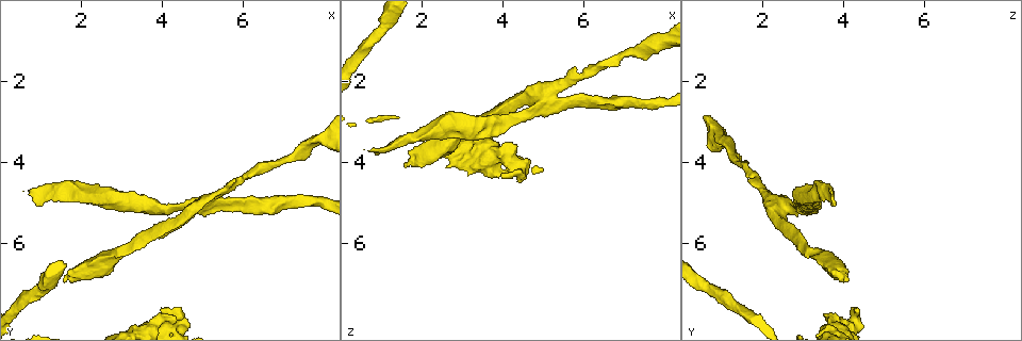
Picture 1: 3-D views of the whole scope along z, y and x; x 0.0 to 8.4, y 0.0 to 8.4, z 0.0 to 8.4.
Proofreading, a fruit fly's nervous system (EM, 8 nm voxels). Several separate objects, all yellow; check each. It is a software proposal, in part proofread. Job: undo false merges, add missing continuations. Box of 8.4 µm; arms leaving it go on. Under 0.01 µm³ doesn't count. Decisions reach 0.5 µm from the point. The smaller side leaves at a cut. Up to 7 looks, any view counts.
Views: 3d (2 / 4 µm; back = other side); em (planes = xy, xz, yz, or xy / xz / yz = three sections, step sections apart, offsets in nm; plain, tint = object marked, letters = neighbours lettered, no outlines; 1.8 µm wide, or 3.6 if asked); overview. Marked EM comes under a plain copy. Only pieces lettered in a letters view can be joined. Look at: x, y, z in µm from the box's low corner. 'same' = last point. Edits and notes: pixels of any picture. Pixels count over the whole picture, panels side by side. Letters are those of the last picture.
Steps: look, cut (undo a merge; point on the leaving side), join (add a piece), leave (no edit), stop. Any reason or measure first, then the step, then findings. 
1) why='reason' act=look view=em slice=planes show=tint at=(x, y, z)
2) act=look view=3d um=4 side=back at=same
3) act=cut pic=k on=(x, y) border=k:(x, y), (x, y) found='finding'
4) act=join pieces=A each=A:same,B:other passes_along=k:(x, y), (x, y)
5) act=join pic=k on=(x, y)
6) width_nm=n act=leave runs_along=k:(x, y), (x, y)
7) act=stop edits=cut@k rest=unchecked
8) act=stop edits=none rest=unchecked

why='an open end' act=look view=3d um=2 at=(4.05, 7.65, 4.30)

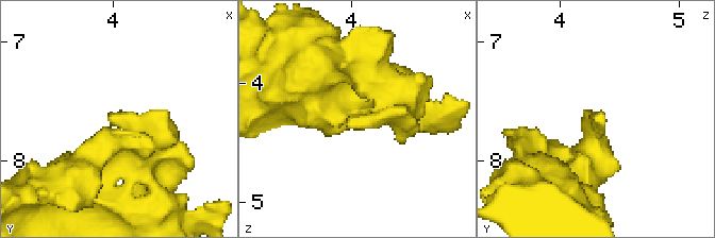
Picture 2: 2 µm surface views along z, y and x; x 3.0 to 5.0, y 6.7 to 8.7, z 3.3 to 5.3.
act=look view=em slice=planes show=letters at=(4.02, 7.60, 4.30)

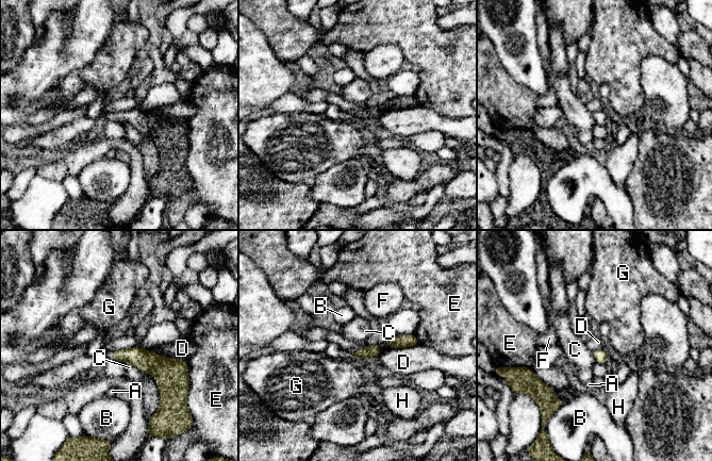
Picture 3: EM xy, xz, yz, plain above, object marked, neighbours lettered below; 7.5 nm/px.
act=leave each=A:other,B:other,C:other,D:other,E:other,F:other,G:other,H:other border=3:(146, 349), (185, 361) found='none of them fits'

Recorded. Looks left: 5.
why='long arm stops here' act=look view=em slice=planes show=letters at=(1.60, 6.85, 4.10)

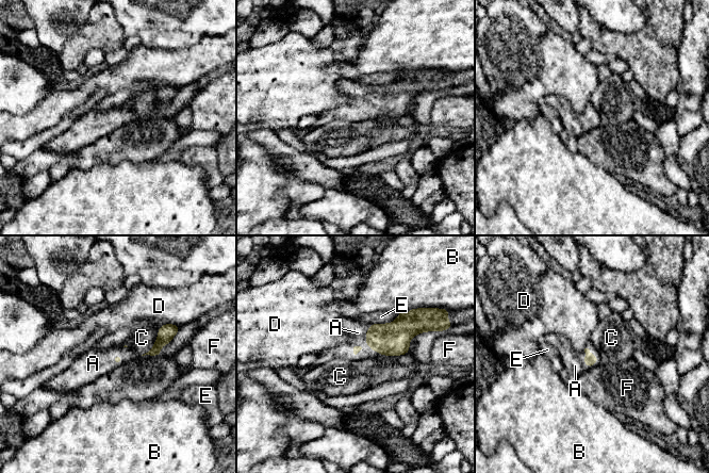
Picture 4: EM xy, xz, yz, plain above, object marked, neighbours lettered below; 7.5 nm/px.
act=join pieces=A each=A:same,B:other,C:other,D:other,E:other,F:other passes_along=4:(393, 339), (366, 341), (358, 332) found='the cell continues'

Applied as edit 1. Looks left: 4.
why='redraw' act=look view=overview

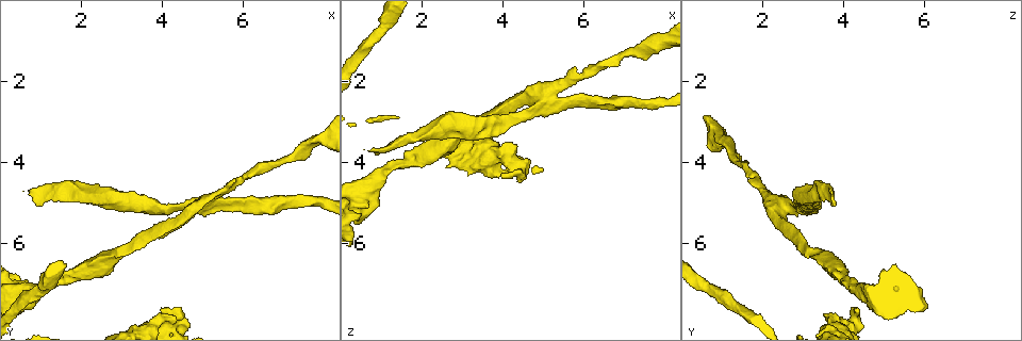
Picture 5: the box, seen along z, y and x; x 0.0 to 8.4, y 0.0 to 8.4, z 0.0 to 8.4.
why='looks like a crossing' act=look view=em slice=xz step=4 show=tint at=(4.65, 5.20, 2.25)

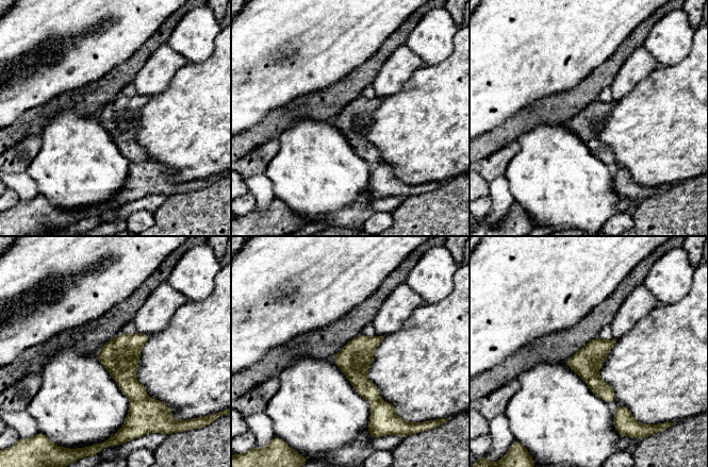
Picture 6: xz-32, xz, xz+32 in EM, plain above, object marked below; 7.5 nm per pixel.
why='cut it another way' act=look view=em slice=planes show=tint at=same

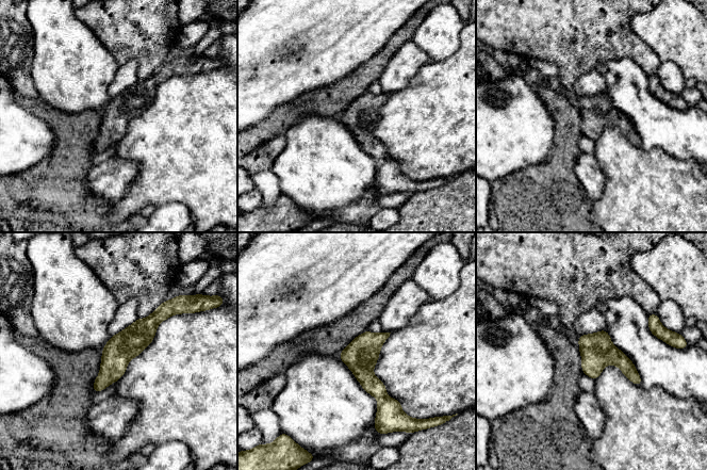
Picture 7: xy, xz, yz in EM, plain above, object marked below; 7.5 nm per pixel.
why='see the neighbours' act=look view=em slice=planes show=letters at=same

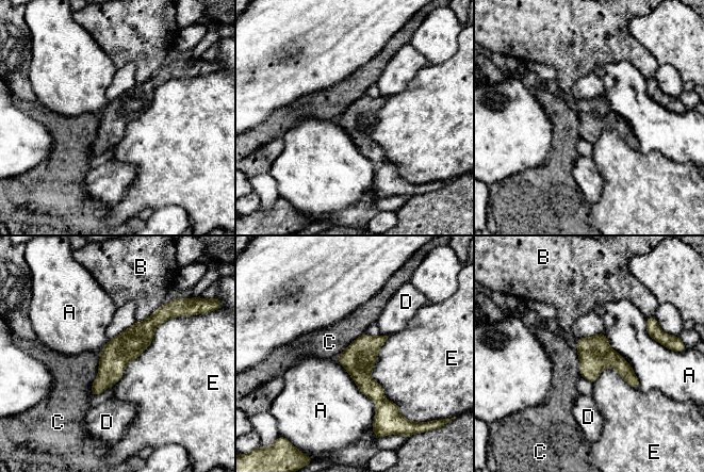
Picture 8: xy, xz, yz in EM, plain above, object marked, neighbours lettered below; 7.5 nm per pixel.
act=leave each=A:other,B:other,C:other,D:other,E:other runs_along=8:(165, 314), (113, 361), (94, 391) found='all the same cell'

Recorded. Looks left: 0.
act=stop edits=join@4 rest=unchecked

